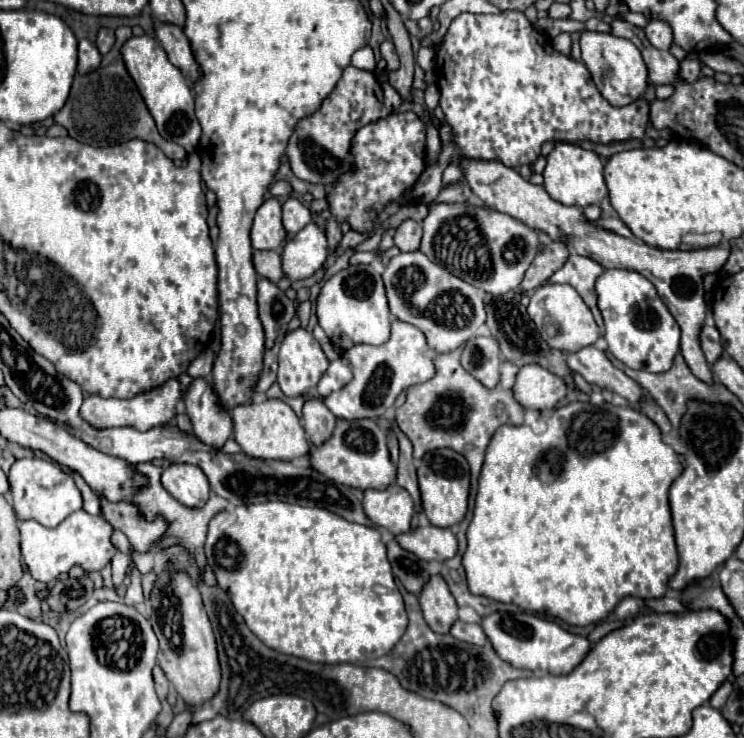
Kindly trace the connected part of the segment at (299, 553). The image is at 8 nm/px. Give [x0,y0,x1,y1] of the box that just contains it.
[205,502,407,664]

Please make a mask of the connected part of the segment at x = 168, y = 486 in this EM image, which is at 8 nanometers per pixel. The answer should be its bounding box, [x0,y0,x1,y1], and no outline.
[161,464,209,508]

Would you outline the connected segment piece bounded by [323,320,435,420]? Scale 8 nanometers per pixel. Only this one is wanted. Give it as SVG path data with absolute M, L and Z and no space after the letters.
M393 320L391 338L383 346L357 344L345 352L345 358L353 368L353 380L345 388L325 396L325 406L335 414L337 420L379 420L403 390L435 376L435 364L429 356L425 356L427 350L425 336L419 328L401 320Z

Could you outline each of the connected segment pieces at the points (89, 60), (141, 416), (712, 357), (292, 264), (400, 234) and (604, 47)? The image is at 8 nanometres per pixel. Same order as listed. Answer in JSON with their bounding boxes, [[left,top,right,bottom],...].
[[79,40,101,72],[81,380,183,432],[701,326,723,364],[283,220,329,280],[395,220,421,252],[581,30,647,106]]

